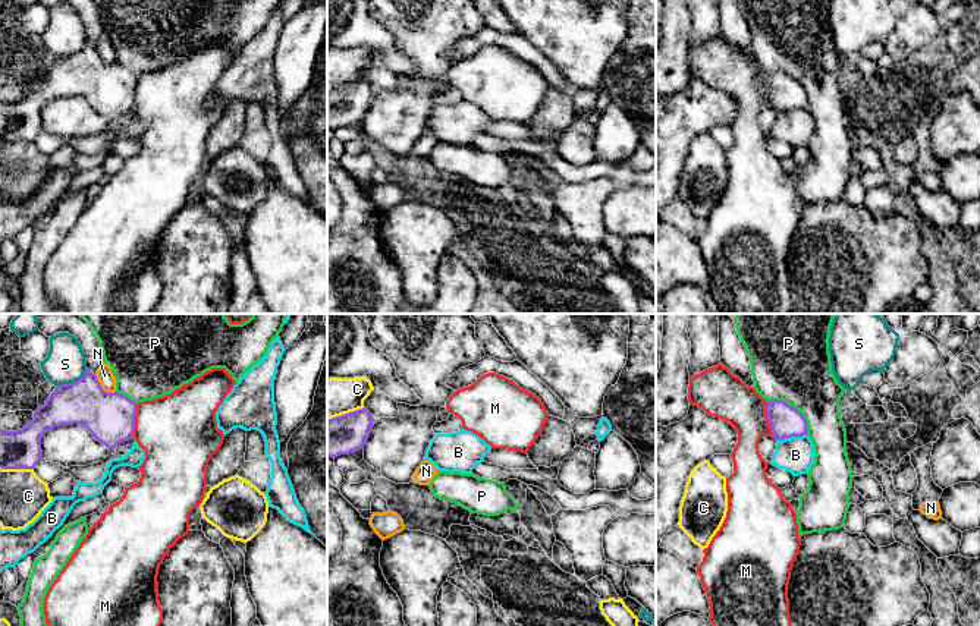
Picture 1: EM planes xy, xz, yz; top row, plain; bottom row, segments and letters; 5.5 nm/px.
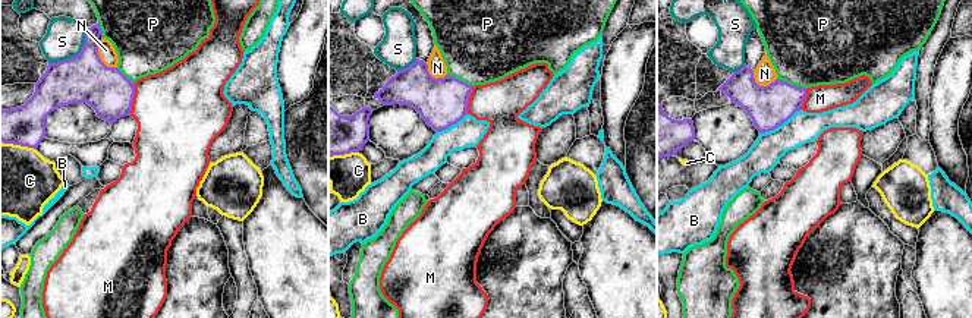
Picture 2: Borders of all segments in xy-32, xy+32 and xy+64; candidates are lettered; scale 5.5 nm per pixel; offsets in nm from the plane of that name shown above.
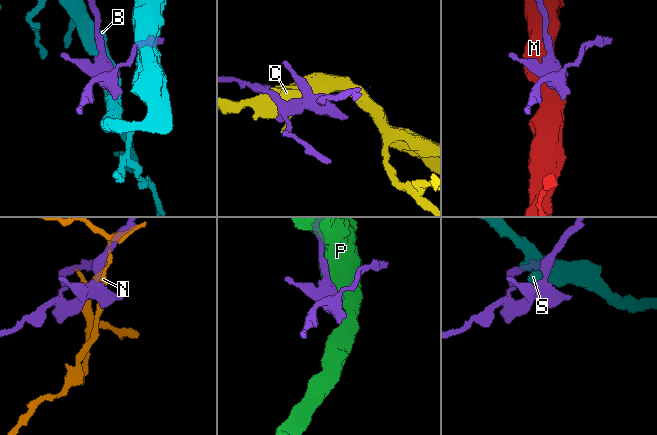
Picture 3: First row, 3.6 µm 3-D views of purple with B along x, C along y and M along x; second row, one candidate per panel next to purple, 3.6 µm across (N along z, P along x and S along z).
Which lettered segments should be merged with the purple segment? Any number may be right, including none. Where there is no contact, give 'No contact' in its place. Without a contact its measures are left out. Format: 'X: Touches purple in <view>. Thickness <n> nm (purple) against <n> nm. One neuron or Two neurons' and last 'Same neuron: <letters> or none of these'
B: Touches purple in yz. Thickness 180 nm (purple) against 200 nm. Two neurons
C: Touches purple in xz. Thickness 220 nm (purple) against 220 nm. Two neurons
M: Touches purple in xy. Thickness 280 nm (purple) against 420 nm. Two neurons
N: Touches purple in xy. Thickness 280 nm (purple) against 90 nm. Two neurons
P: Touches purple in yz. Thickness 180 nm (purple) against 400 nm. Two neurons
S: Touches purple in xy. Thickness 240 nm (purple) against 220 nm. Two neurons
Same neuron: none of these

